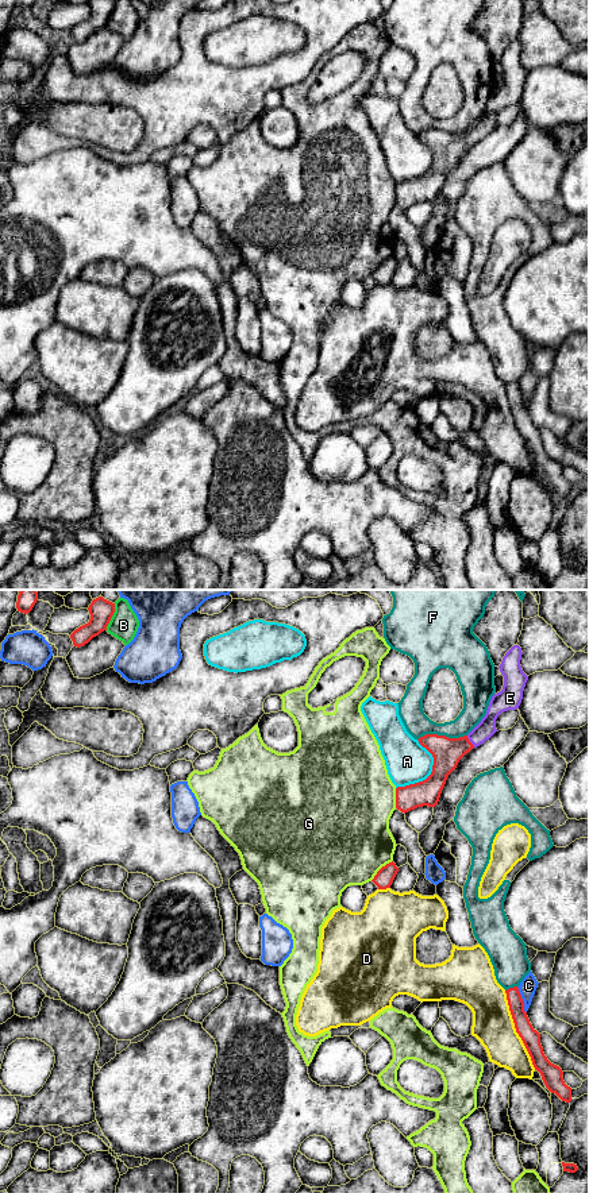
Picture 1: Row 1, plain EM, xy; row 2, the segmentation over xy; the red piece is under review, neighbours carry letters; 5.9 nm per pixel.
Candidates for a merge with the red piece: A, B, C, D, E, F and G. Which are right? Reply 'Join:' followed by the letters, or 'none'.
Join: E

